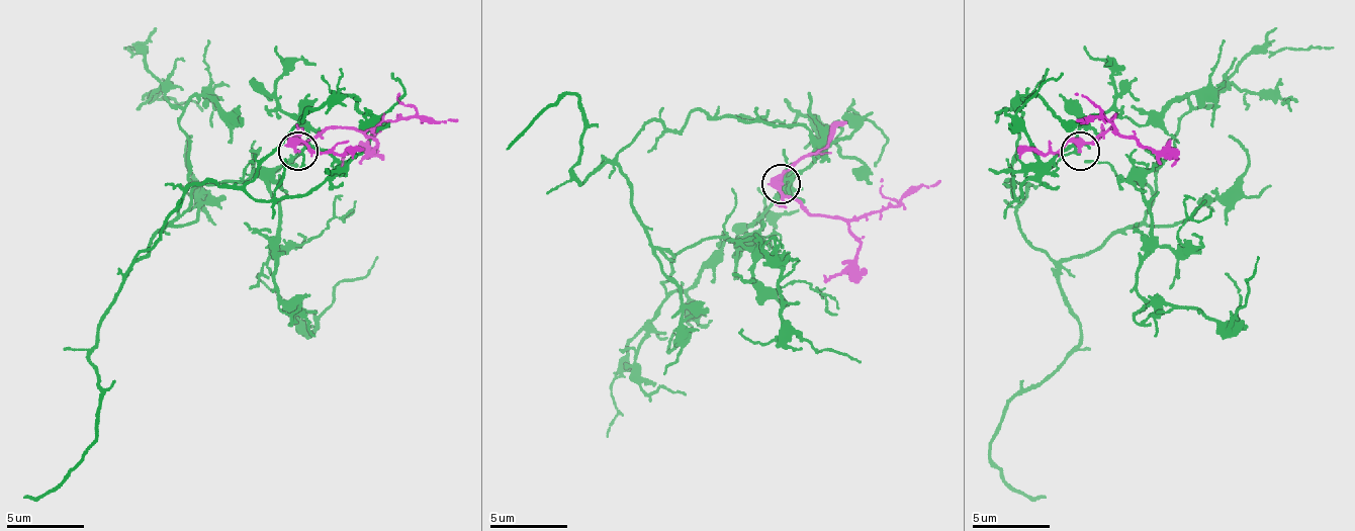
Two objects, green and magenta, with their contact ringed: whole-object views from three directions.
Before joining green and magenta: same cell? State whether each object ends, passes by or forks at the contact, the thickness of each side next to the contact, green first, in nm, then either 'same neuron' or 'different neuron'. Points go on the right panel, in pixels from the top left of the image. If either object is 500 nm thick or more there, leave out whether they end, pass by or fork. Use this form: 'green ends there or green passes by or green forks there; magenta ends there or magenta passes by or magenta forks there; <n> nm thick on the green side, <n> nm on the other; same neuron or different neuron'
green forks there; magenta passes by; 110 nm thick on the green side, 360 nm on the other; different neuron

